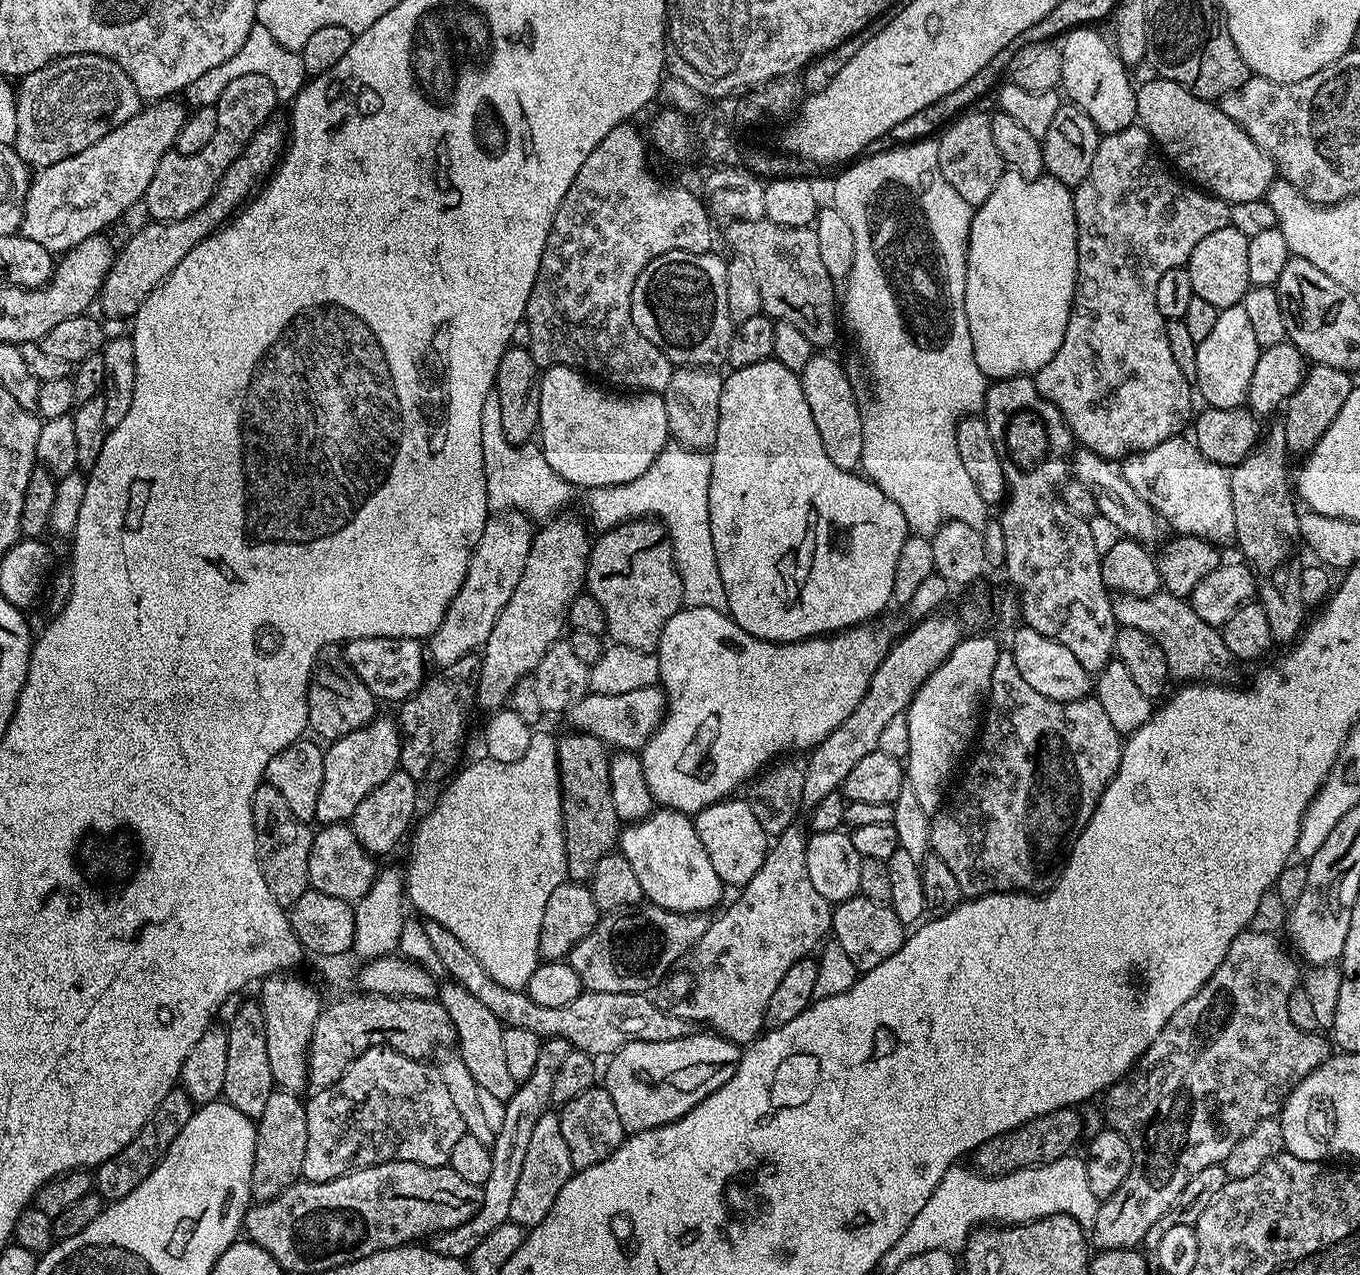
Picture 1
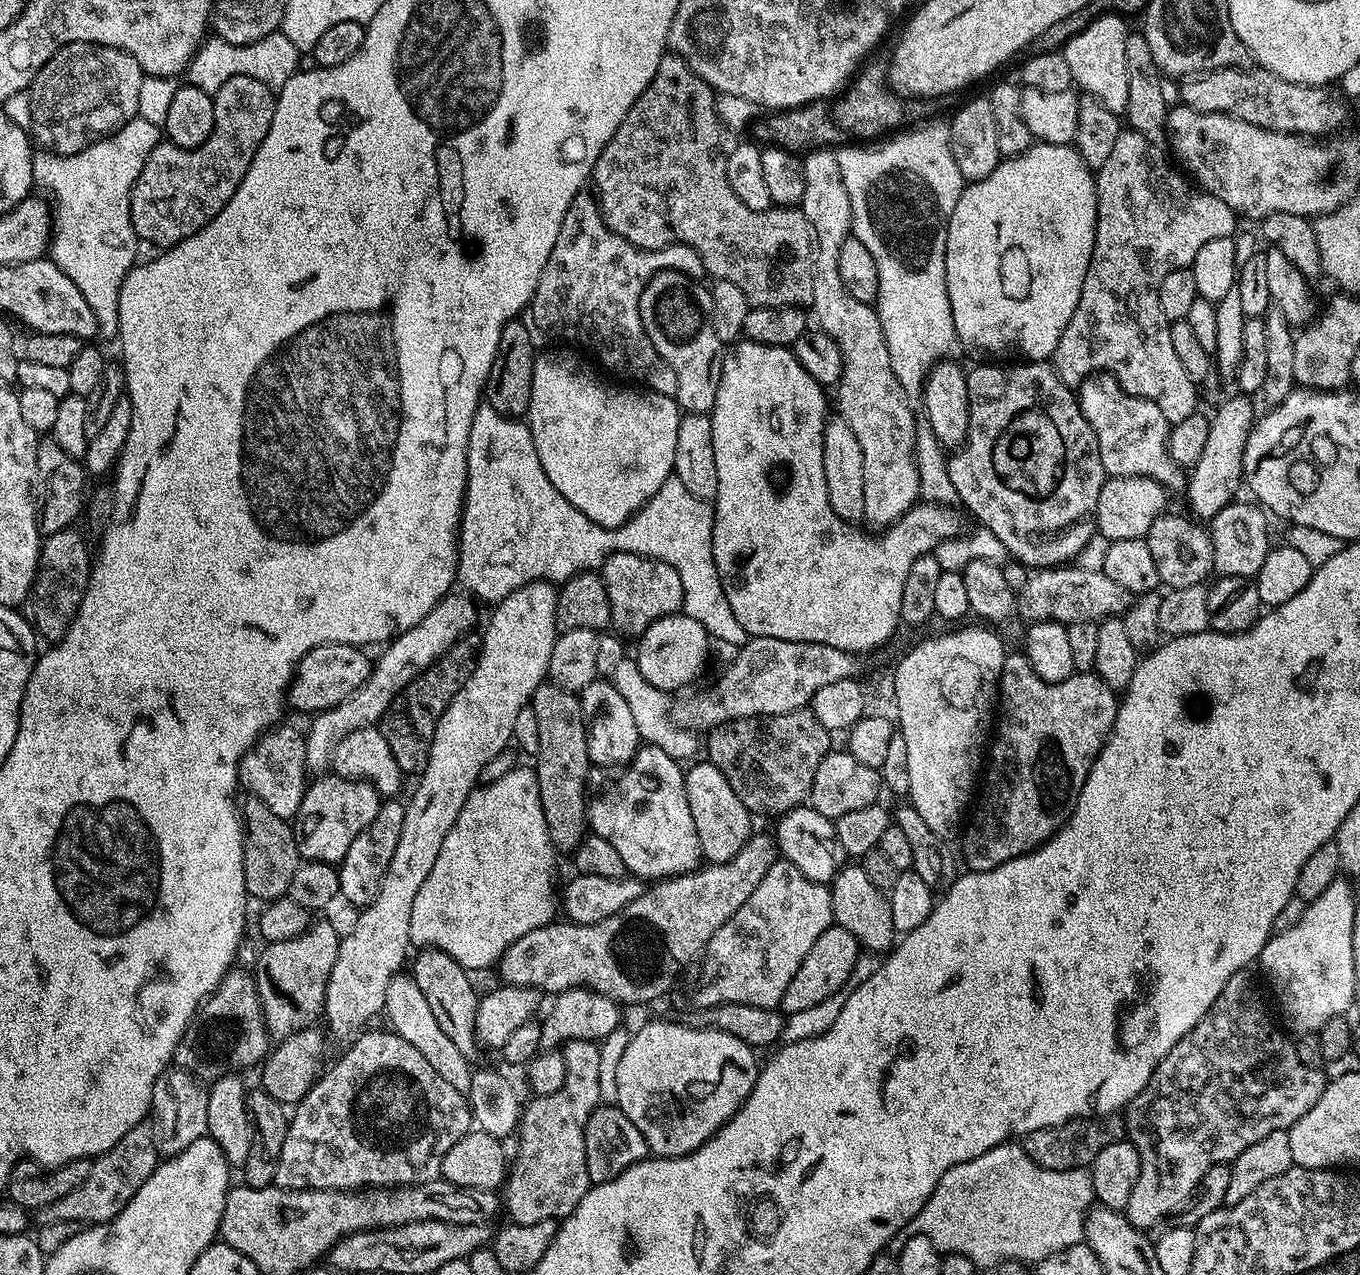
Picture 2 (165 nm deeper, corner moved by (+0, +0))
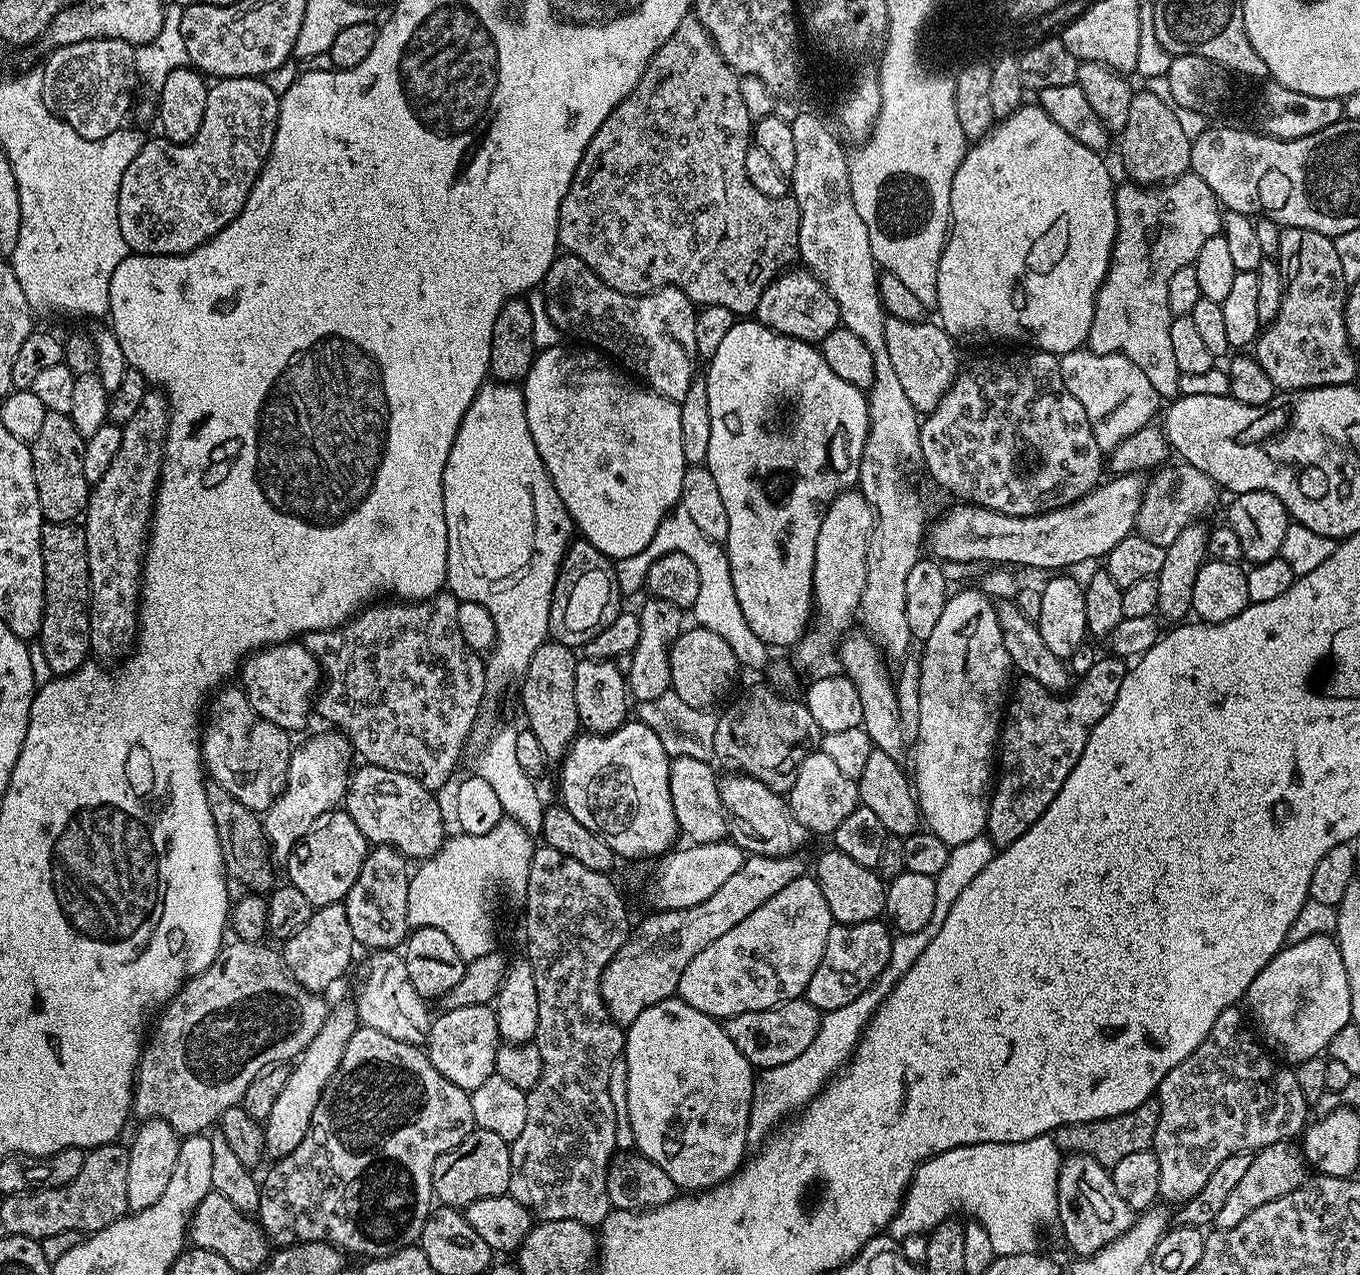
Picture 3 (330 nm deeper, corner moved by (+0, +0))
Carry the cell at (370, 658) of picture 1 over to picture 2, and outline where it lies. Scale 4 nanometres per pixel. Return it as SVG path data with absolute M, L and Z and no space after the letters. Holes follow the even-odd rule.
M323 644L310 650L296 663L296 672L292 675L291 685L286 693L286 700L300 712L319 714L328 708L342 703L372 672L373 661L363 647L354 644Z

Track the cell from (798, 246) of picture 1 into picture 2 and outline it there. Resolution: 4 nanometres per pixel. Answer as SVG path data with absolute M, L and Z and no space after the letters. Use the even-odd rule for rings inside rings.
M665 54L658 62L658 70L654 70L654 78L650 78L646 90L642 90L642 94L634 102L634 106L630 106L630 110L626 114L626 118L622 118L618 130L614 130L614 138L610 138L610 142L606 142L602 154L596 160L596 165L592 167L590 180L593 185L596 183L594 195L596 203L600 206L600 213L604 215L604 221L610 230L614 230L619 236L626 238L639 248L651 250L653 248L665 248L671 244L689 244L702 258L703 271L709 272L713 281L729 280L734 282L734 286L738 286L738 290L742 290L742 294L746 294L749 305L757 308L781 308L782 306L804 308L811 305L814 298L814 274L812 273L814 267L814 237L810 222L804 211L799 207L773 206L761 212L750 210L750 206L746 206L739 200L738 194L734 194L734 190L730 190L730 182L726 178L726 152L723 147L720 149L722 125L716 113L716 97L717 93L714 89L700 78L681 56Z

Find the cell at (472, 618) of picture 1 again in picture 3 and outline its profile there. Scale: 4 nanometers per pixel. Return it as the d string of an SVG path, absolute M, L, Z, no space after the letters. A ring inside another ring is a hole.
M340 730L324 731L328 732L314 733L301 748L300 745L293 747L284 792L263 813L264 836L273 861L287 861L292 847L343 801L348 790L348 759L354 756L352 743Z

